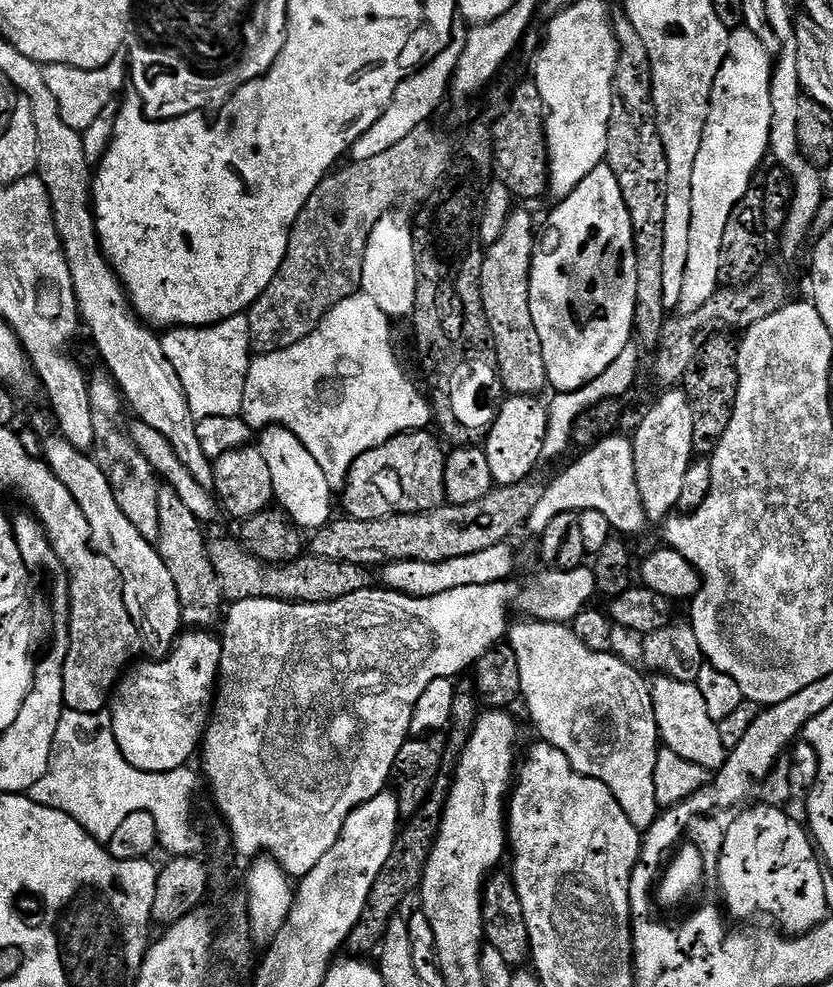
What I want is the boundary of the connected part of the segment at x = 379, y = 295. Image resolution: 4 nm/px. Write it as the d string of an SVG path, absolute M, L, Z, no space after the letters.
M396 208L378 220L367 242L361 291L373 298L378 303L378 308L392 320L407 319L414 313L418 276L413 234L413 217L402 211L402 208Z

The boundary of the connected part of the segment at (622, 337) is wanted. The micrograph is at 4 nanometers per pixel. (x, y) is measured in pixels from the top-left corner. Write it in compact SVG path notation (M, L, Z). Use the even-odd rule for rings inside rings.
M602 163L568 196L559 201L560 204L548 216L548 229L538 240L538 247L535 249L532 258L532 277L530 278L530 314L534 314L534 326L538 330L538 339L542 342L542 358L546 358L546 374L548 383L556 392L573 392L586 382L598 378L622 350L626 350L628 344L633 343L635 329L635 304L638 298L638 262L636 261L636 247L634 246L634 234L632 233L632 223L630 222L630 210L626 210L626 202L622 198L622 186L618 186L618 178L614 170L610 170L608 163Z

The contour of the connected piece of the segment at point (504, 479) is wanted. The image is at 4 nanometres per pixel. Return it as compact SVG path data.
M513 396L507 397L504 405L500 404L495 420L487 429L488 444L483 445L483 450L490 462L490 474L497 485L517 484L529 479L536 468L536 463L541 463L542 446L546 442L546 426L548 425L548 405L536 396Z

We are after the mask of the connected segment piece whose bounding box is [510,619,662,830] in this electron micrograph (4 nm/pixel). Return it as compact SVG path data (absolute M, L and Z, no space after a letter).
M538 619L531 623L511 625L510 647L518 658L520 695L523 703L528 703L532 724L540 735L537 737L543 743L562 750L576 772L608 787L635 828L648 829L658 815L654 798L654 766L656 753L662 747L649 681L644 681L638 669L612 656L611 651L594 651L567 623Z

